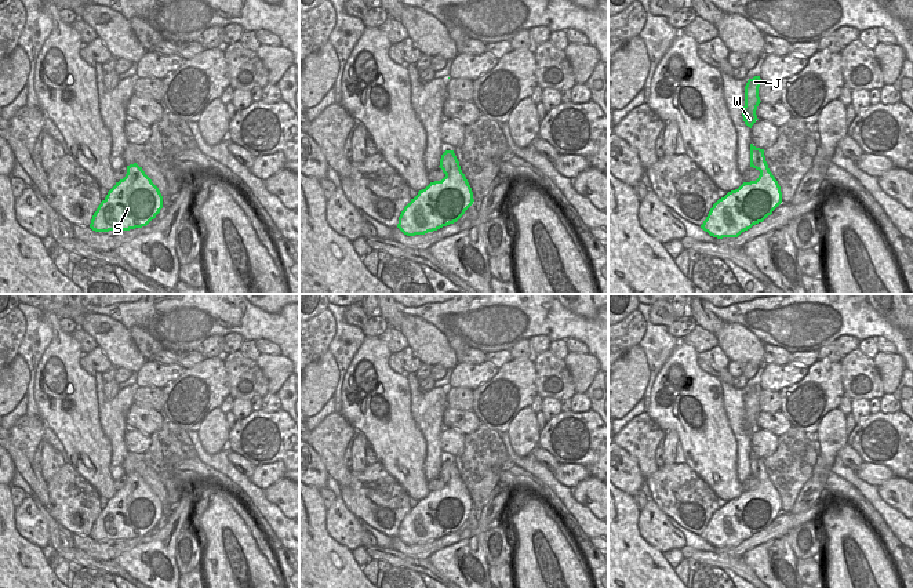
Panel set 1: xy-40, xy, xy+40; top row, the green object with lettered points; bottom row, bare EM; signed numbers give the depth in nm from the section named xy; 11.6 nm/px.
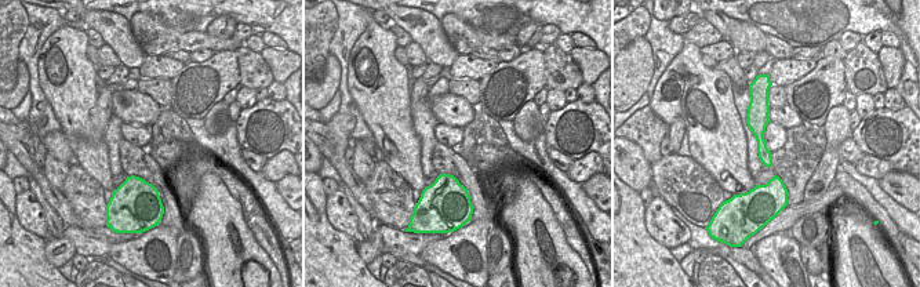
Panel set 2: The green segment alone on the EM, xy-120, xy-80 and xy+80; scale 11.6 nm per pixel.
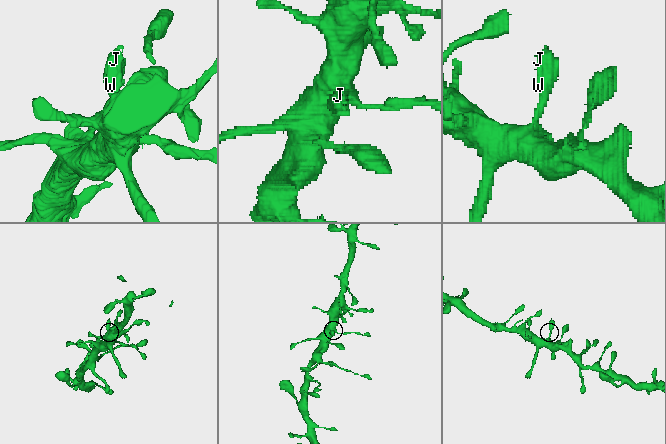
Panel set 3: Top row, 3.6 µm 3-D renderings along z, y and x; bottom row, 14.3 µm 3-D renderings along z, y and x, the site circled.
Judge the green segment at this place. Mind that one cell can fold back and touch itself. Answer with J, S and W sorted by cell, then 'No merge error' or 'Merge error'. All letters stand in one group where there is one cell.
Groups: J S W. No merge error

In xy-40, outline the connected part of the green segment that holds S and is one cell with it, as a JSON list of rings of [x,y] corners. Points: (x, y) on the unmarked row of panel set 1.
[[[137,472],[127,475],[127,483],[108,501],[92,525],[90,537],[95,541],[130,540],[146,536],[163,518],[159,497]]]

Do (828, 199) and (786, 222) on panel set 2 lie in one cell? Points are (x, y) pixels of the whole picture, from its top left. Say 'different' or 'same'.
same

